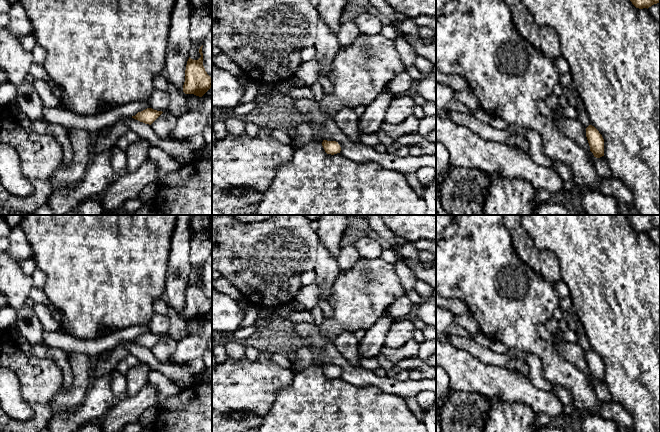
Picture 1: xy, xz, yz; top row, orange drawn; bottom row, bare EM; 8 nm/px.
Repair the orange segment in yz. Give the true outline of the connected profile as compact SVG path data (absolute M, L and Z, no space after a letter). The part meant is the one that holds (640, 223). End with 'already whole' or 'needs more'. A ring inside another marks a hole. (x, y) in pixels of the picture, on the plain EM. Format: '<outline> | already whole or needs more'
M628 215L630 225L639 233L649 232L660 226L660 215Z | already whole

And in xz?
M323 364L322 370L327 378L334 379L341 375L341 371L336 365Z | already whole

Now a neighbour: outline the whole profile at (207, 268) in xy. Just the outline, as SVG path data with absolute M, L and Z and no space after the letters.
M212 253L203 266L202 277L205 295L212 301Z

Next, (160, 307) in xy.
M157 299L153 302L155 313L169 316L167 304L162 299Z

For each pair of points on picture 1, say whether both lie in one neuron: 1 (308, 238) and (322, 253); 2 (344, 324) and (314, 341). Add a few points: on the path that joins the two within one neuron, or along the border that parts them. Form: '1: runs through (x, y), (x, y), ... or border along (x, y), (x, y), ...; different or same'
1: border along (320, 242), (316, 252), (316, 265), (313, 270); different
2: border along (318, 326), (319, 332), (329, 340); different

